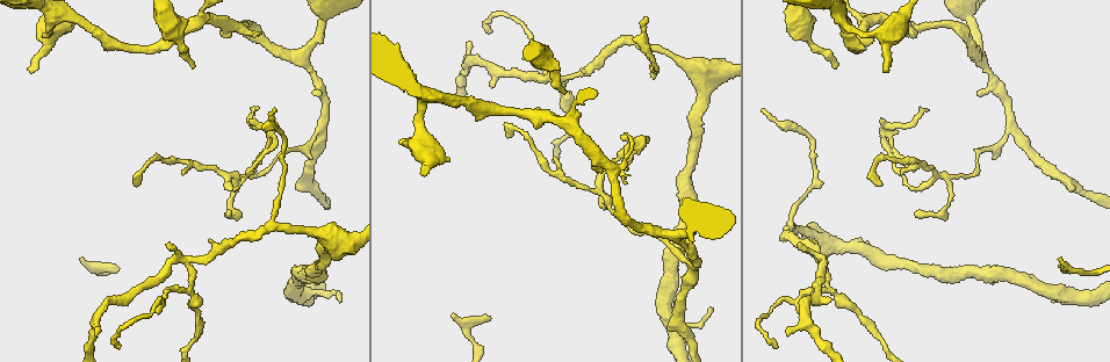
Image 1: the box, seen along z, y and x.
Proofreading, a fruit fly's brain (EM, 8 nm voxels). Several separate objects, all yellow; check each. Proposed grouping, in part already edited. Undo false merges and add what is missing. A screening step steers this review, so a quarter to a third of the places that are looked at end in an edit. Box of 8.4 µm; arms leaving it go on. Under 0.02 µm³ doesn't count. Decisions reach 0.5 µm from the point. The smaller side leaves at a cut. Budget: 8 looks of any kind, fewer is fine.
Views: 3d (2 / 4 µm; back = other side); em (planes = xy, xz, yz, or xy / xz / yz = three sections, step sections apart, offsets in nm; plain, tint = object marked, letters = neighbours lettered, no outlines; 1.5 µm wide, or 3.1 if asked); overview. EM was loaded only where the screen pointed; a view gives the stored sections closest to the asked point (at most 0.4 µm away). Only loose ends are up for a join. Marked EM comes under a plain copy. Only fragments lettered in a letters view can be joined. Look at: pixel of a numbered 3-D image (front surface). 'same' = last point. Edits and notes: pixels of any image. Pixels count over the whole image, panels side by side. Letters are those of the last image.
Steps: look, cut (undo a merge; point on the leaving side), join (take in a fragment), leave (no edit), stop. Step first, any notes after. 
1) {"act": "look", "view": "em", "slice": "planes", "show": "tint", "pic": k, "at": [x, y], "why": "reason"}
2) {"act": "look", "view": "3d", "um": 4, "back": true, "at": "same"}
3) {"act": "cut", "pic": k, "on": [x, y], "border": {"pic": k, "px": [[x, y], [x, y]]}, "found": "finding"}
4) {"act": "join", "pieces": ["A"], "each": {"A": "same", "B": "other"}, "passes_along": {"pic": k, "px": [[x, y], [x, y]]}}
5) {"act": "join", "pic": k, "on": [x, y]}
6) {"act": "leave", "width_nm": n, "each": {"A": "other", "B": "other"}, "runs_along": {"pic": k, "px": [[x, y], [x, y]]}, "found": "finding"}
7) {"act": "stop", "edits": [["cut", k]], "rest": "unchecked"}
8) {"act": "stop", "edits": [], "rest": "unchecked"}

{"act": "look", "view": "em", "slice": "planes", "show": "letters", "pic": 1, "at": [645, 19], "why": "tapers out"}

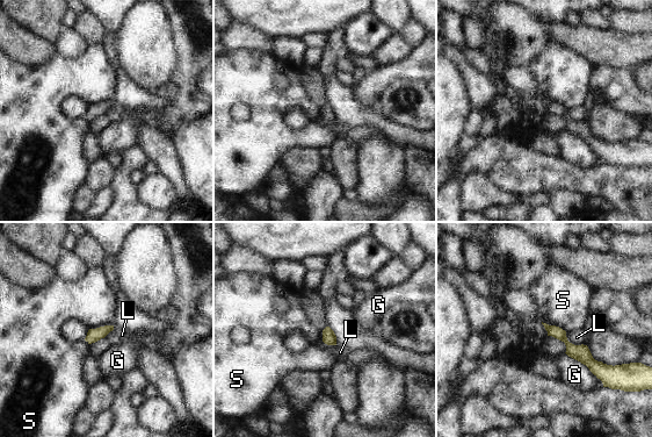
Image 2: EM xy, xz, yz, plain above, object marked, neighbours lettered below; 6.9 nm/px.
{"act": "leave", "each": {"G": "other", "L": "other", "S": "other"}, "runs_along": {"pic": 2, "px": [[549, 328], [556, 331], [601, 372]]}, "found": "none of them fits"}

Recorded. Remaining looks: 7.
{"act": "look", "view": "em", "slice": "planes", "show": "letters", "pic": 1, "at": [833, 66], "why": "end of a long branch"}

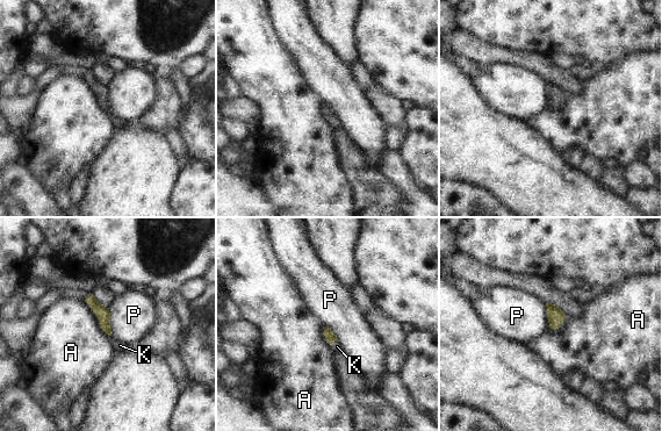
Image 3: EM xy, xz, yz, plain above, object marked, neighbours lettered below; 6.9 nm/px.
{"act": "join", "pieces": ["K"], "each": {"A": "other", "K": "same", "P": "other"}, "passes_along": {"pic": 3, "px": [[330, 336], [335, 340], [337, 346]]}, "found": "the neuron continues"}

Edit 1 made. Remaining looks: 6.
{"act": "look", "view": "em", "slice": "yz", "step": 8, "show": "letters", "pic": 1, "at": [194, 257], "why": "arms part here"}

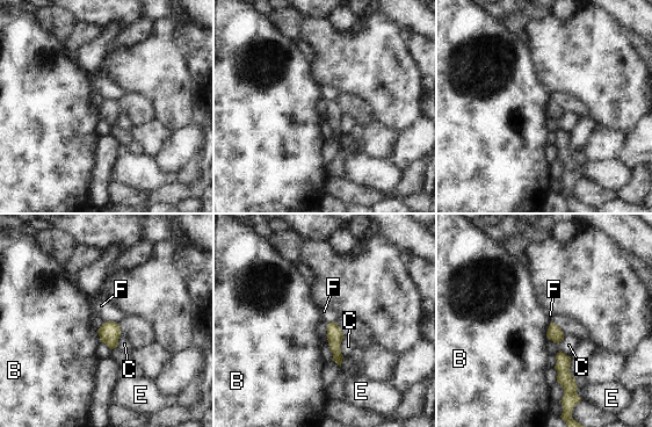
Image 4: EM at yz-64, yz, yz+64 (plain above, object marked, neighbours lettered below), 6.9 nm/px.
{"act": "leave", "width_nm": 100, "longest_contact_nm": ["C", 140], "each": {"B": "other", "C": "other", "E": "other", "F": "other"}, "found": "all the same neuron"}

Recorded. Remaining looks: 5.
{"act": "stop", "edits": [["join", 3]], "rest": "unchecked"}

